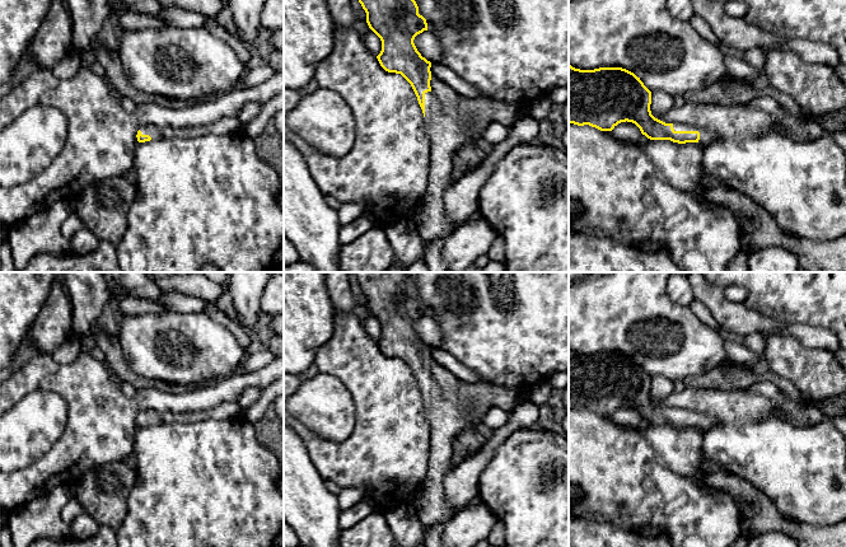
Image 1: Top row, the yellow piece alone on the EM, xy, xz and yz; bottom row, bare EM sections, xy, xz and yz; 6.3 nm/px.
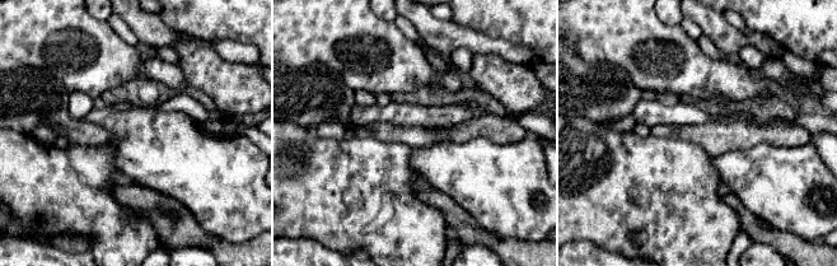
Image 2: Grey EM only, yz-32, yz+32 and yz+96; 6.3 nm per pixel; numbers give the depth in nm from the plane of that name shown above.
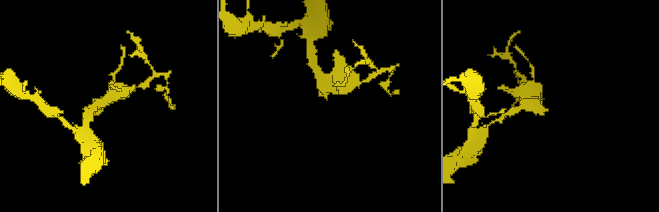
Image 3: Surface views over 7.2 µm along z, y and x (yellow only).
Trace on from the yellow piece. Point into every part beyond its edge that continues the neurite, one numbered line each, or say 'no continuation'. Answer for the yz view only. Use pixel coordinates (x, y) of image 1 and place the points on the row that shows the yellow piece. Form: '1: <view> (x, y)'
1: yz (706, 136)

